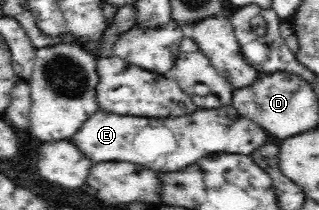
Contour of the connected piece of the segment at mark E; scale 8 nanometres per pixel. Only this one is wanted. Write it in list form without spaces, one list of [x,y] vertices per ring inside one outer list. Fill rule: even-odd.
[[[233,106],[217,109],[197,108],[191,115],[171,119],[145,119],[131,115],[111,115],[97,111],[81,131],[72,135],[71,143],[91,161],[129,161],[155,171],[179,171],[193,165],[209,153],[243,153],[249,155],[269,141],[265,129],[239,115]]]

